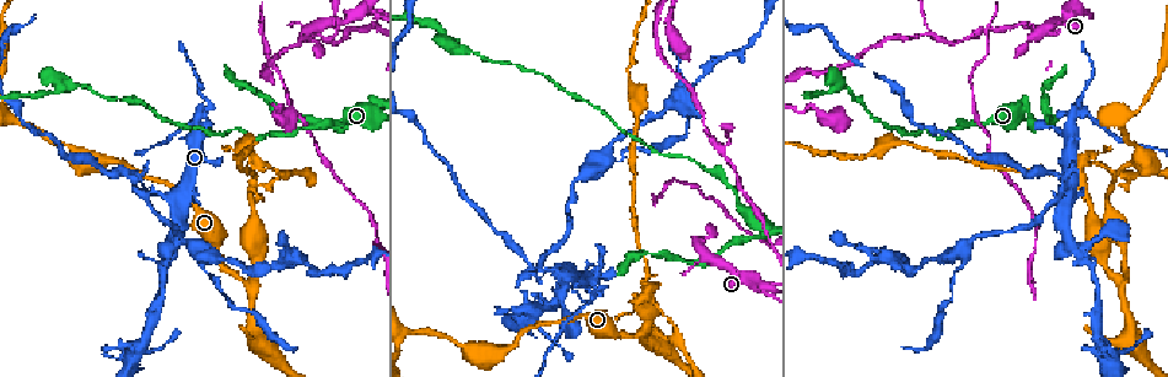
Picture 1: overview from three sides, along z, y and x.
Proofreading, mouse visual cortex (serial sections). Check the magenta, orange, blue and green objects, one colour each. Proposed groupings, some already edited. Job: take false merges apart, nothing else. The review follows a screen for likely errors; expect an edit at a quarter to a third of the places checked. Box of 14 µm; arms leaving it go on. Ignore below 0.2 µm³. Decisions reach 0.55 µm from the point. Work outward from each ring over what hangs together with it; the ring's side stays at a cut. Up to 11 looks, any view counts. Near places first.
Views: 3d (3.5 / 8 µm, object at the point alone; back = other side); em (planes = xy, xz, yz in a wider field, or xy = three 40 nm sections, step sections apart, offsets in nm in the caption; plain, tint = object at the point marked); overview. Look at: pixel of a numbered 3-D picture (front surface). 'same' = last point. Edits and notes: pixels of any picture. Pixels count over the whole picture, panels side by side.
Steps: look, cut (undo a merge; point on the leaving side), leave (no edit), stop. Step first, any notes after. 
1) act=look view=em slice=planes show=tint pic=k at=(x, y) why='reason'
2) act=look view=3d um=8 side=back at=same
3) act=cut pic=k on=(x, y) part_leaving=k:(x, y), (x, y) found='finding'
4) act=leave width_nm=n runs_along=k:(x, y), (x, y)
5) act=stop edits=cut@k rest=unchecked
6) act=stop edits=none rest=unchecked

act=look view=3d um=3.5 pic=1 at=(374, 108) why='sharp bend'

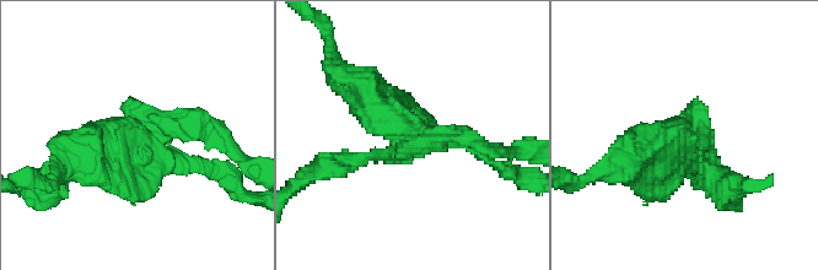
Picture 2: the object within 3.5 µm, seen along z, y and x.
act=look view=em slice=xy step=3 show=tint pic=2 at=(132, 138)

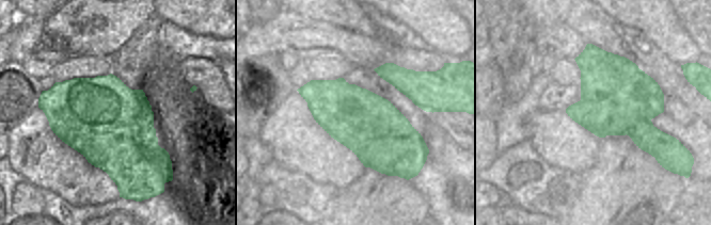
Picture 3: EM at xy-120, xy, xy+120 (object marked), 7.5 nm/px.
act=cut pic=2 on=(202, 123) part_leaving=2:(409, 144), (398, 156), (311, 172) found='a second cell is stuck on'

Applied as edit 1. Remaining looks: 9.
act=look view=3d um=3.5 pic=1 at=(1071, 9) why='four-way junction'

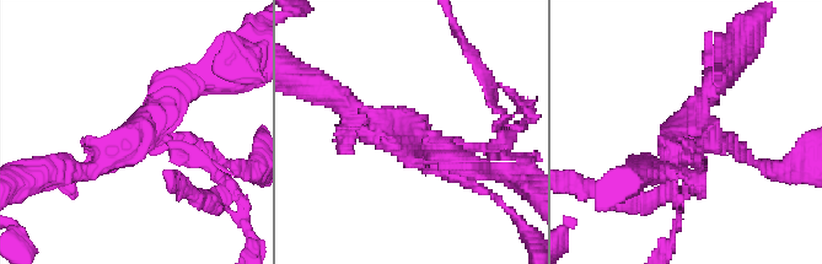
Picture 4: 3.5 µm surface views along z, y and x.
act=look view=em slice=xy step=2 show=tint pic=4 at=(690, 133)

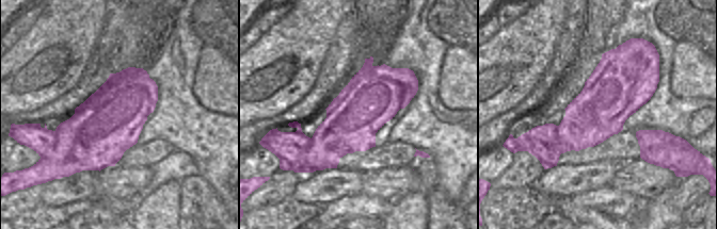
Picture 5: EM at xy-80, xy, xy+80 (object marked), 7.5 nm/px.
act=look view=em slice=planes show=tint at=same

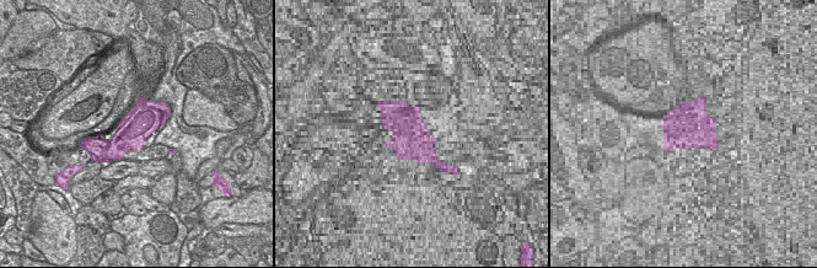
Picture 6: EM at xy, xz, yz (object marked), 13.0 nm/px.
act=cut pic=4 on=(199, 163) arms=4 part_leaving=4:(705, 135), (740, 146), (746, 162) found='two cells meet here'

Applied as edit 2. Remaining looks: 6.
act=look view=overview

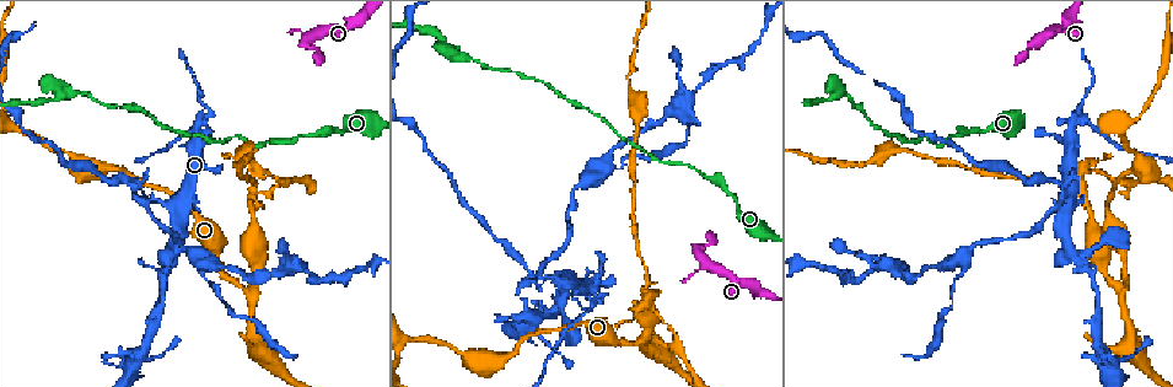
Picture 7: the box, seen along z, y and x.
act=look view=em slice=xy step=2 show=tint pic=7 at=(197, 121) why='abrupt turn'

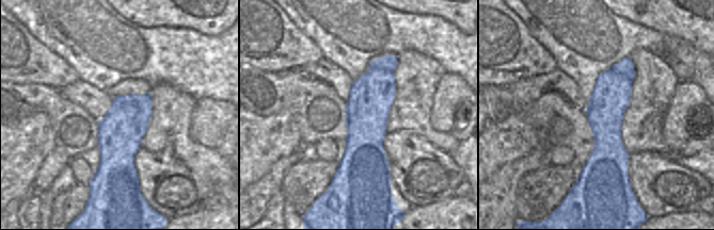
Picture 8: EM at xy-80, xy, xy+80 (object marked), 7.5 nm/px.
act=look view=3d um=3.5 at=same why='wider look'

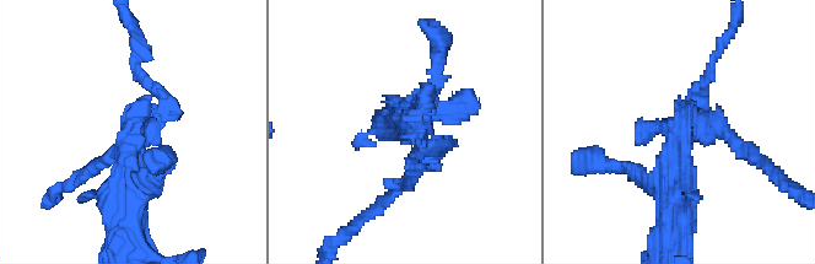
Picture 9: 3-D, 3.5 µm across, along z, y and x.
act=cut pic=9 on=(739, 152) width_nm=320 part_leaving=9:(695, 134), (727, 130), (773, 172) found='a second cell is stuck on'

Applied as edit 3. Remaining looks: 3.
act=look view=3d um=3.5 pic=7 at=(1062, 202) why='sharp bend'

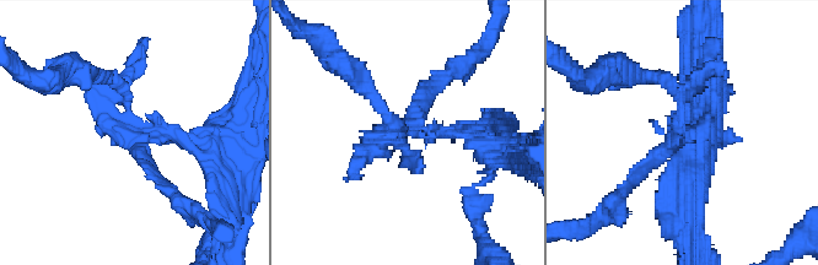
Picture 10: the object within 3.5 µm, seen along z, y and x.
act=look view=em slice=xy step=3 show=tint pic=10 at=(412, 128)

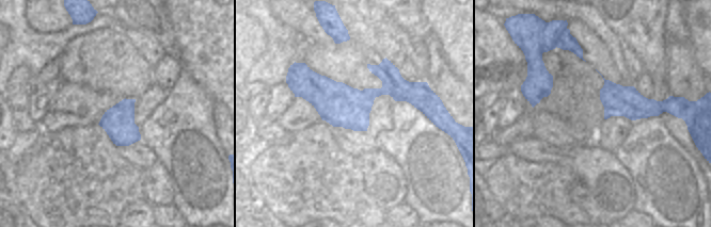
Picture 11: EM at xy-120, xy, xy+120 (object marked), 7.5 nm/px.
act=cut pic=10 on=(386, 119) arm_widths_nm=150,150,200 part_leaving=10:(414, 129), (425, 97), (474, 57) found='a second cell is stuck on'

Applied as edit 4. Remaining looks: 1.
act=stop edits=cut@2,cut@4,cut@9,cut@10 rest=unchecked

